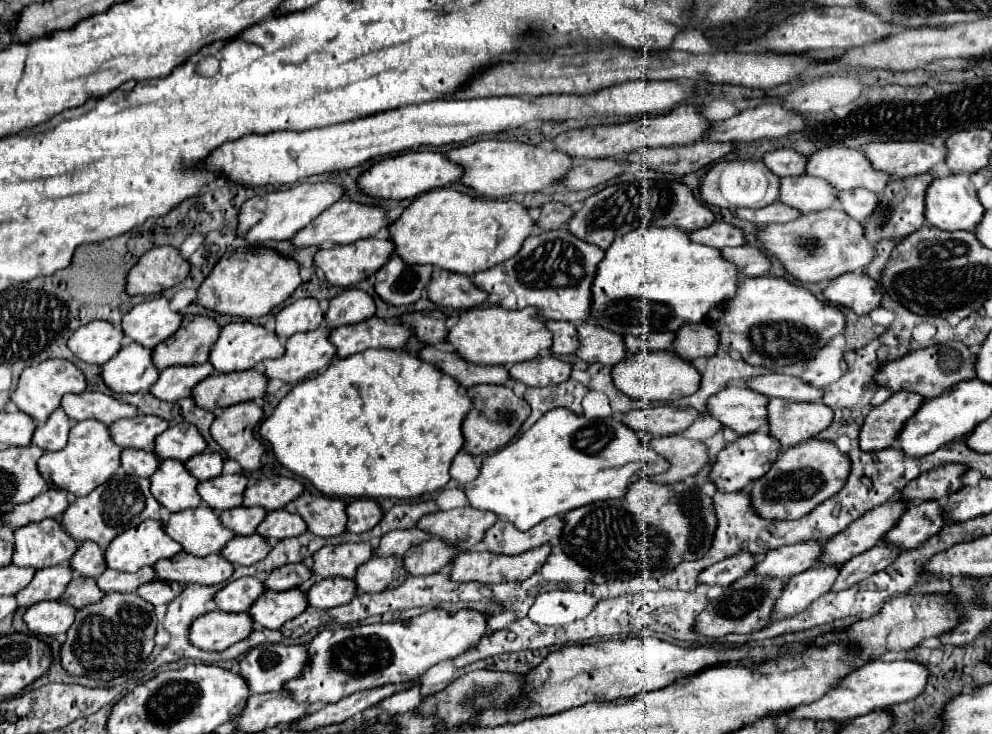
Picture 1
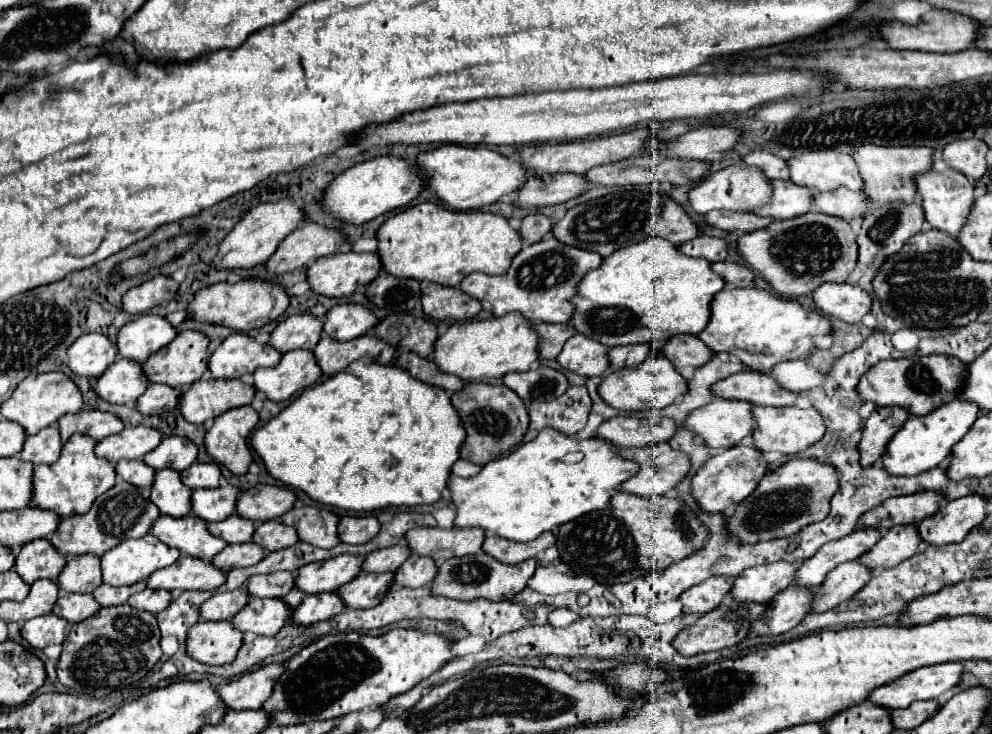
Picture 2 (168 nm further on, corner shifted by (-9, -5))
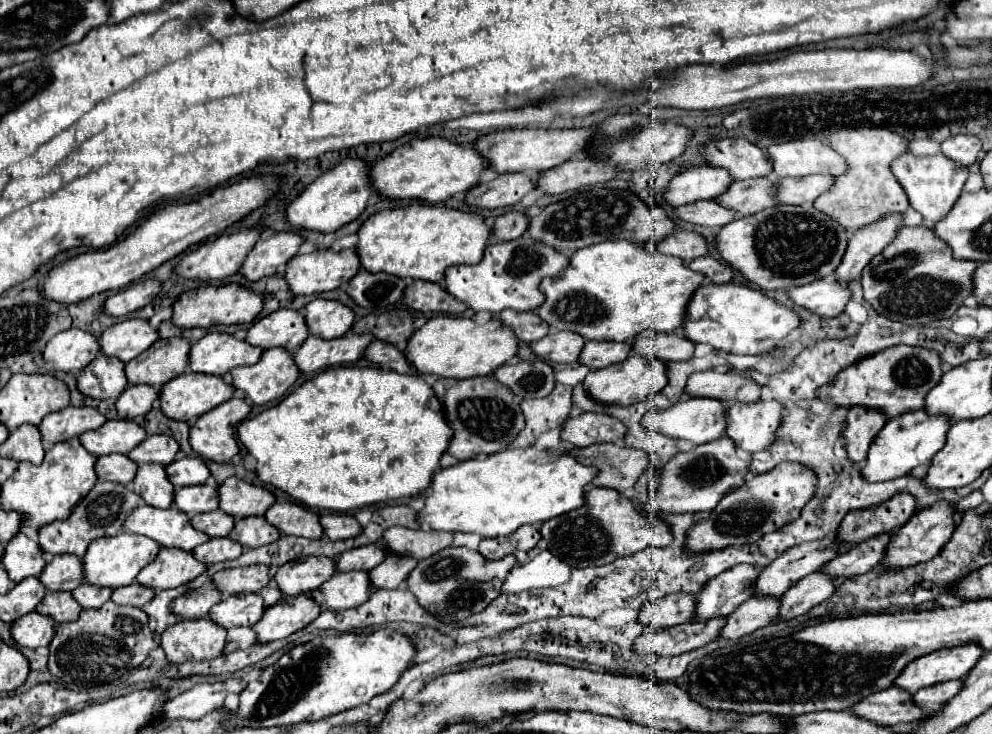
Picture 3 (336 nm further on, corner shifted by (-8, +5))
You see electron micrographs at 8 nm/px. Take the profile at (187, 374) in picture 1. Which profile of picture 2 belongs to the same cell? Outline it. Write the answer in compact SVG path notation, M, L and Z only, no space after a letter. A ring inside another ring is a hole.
M150 383L146 393L138 399L138 411L144 415L156 415L174 409L180 403L182 391L168 385Z

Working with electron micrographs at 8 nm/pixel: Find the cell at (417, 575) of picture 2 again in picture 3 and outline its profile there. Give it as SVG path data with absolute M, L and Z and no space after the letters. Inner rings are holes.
M395 553L385 555L383 563L379 563L375 569L369 571L371 587L375 589L397 589L405 579L407 573L417 565L411 557L395 557Z

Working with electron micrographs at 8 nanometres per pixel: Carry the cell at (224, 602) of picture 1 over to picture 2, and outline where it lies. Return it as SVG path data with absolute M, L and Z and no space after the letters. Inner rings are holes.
M236 589L236 591L226 591L210 597L206 603L200 607L202 621L224 621L232 619L232 615L238 615L240 609L248 605L250 593L248 589Z

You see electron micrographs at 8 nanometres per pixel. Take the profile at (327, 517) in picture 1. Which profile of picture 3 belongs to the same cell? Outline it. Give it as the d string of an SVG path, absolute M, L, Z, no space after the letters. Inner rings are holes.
M275 503L267 509L265 519L277 527L283 535L295 535L305 539L321 539L323 527L319 525L317 513L311 509L303 509L297 503Z

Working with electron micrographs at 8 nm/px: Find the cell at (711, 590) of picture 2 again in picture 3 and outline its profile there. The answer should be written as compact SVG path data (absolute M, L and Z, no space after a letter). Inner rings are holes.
M677 593L671 597L663 597L657 603L645 603L639 611L637 621L647 625L647 629L657 631L691 621L693 607L695 607L695 597L687 593Z

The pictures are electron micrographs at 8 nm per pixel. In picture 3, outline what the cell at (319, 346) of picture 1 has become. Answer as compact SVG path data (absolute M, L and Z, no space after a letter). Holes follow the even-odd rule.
M267 349L255 365L233 369L229 375L235 389L241 389L255 405L265 405L287 393L297 381L299 369L291 353L283 349Z

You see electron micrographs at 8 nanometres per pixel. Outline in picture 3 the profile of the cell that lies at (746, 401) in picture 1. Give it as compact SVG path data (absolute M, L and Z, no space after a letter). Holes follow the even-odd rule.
M697 397L681 399L679 403L671 405L669 409L649 411L643 417L643 427L649 433L655 433L655 435L667 435L667 437L691 441L695 445L703 445L703 443L709 443L709 441L715 441L715 439L723 437L723 429L725 429L723 403L711 401L711 399L697 399Z

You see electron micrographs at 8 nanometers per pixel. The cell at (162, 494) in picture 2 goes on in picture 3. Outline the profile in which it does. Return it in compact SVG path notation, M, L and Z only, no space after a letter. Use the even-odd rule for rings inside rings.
M139 465L133 491L151 507L167 509L173 505L173 485L167 481L165 467L161 465Z

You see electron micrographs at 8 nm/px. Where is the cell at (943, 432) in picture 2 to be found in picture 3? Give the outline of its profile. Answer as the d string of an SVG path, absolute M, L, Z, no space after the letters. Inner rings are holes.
M909 411L899 417L887 419L885 427L877 433L875 441L871 443L867 461L861 467L861 477L867 483L881 483L881 481L907 475L917 465L931 461L931 457L939 449L943 449L949 427L951 427L951 421L947 417L931 417L925 411Z

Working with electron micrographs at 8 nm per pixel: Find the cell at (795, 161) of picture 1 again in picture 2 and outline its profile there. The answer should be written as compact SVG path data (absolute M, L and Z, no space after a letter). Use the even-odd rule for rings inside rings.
M754 151L754 153L746 155L744 163L750 167L754 165L754 167L762 169L768 179L788 179L790 177L788 163L772 153L766 153L766 151Z

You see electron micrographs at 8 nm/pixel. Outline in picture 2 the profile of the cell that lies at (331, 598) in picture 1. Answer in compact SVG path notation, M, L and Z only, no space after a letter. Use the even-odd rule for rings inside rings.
M316 593L306 595L302 605L294 611L292 623L300 625L312 625L318 621L328 621L334 615L344 611L344 601L336 597L336 593Z

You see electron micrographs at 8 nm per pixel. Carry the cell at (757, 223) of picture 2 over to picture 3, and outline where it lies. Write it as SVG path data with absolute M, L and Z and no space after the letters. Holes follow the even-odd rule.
M693 201L675 209L681 221L701 225L701 227L723 227L733 221L735 213L719 207L715 201Z

